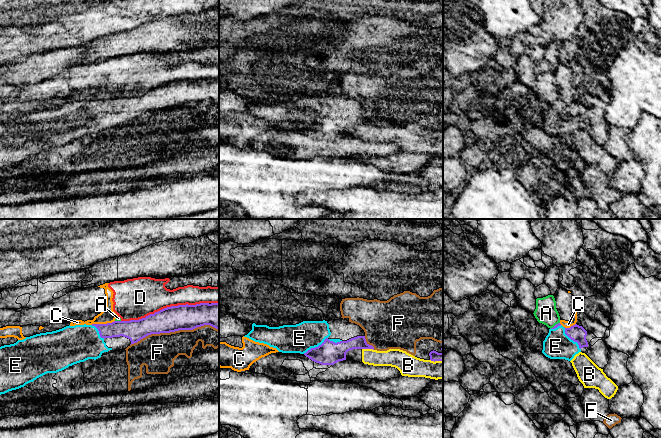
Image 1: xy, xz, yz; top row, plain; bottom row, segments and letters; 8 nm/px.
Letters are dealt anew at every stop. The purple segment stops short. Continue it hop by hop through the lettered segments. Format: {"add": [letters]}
{"add": ["E"]}

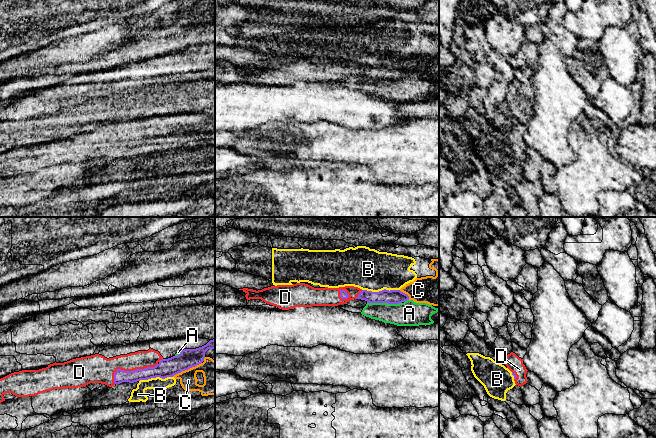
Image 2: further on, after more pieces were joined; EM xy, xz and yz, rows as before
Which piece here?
{"add": ["D"]}

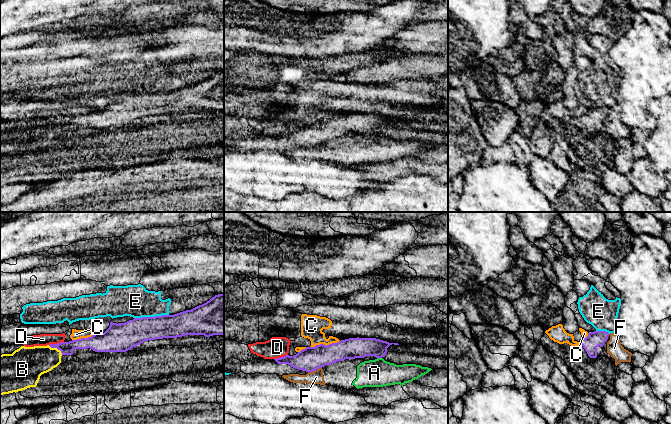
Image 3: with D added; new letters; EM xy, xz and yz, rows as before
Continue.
{"add": []}

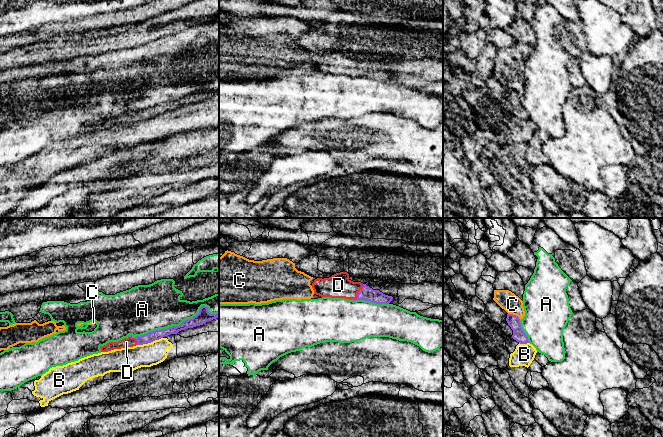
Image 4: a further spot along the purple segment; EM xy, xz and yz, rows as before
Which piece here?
{"add": ["D"]}

